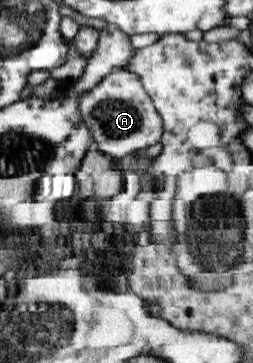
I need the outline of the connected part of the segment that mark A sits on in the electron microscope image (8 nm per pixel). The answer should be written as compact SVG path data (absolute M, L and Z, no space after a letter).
M123 68L114 70L95 89L81 96L80 108L84 122L93 131L95 147L116 161L133 155L137 150L159 144L164 137L164 120L136 72Z

